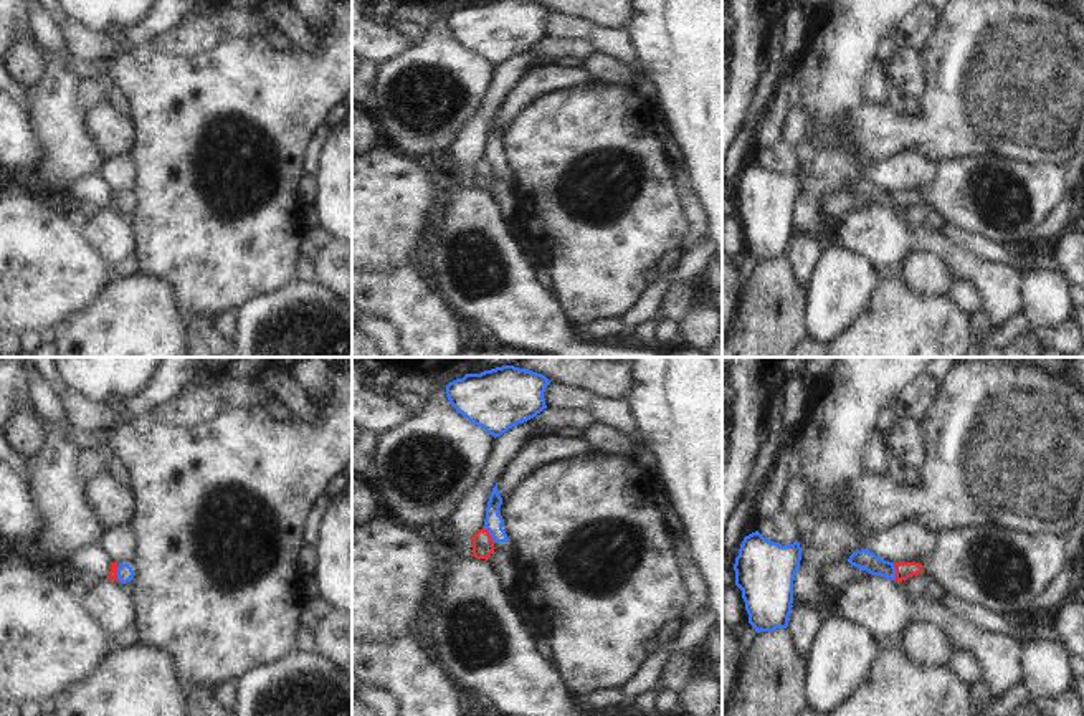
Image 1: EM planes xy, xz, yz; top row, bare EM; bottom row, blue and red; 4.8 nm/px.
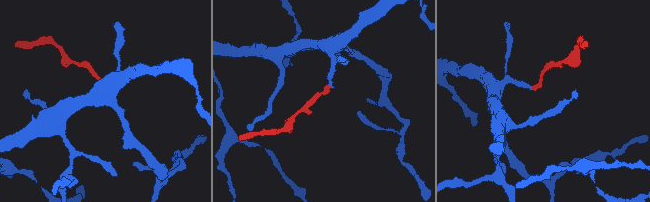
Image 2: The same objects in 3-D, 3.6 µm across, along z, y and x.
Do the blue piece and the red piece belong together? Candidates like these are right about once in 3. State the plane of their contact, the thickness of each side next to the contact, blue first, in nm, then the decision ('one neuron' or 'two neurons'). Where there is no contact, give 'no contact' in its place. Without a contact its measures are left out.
yz | 100/80 nm | two neurons

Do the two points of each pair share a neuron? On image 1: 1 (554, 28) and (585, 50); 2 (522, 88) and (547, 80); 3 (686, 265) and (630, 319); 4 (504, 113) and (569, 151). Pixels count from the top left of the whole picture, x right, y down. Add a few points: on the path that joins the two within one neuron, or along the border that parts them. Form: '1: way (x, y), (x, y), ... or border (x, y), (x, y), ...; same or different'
1: border (547, 35), (585, 40), (597, 52); different
2: way (529, 88), (541, 80); same
3: way (671, 276), (645, 306); same
4: border (546, 96), (529, 103), (503, 131); different

